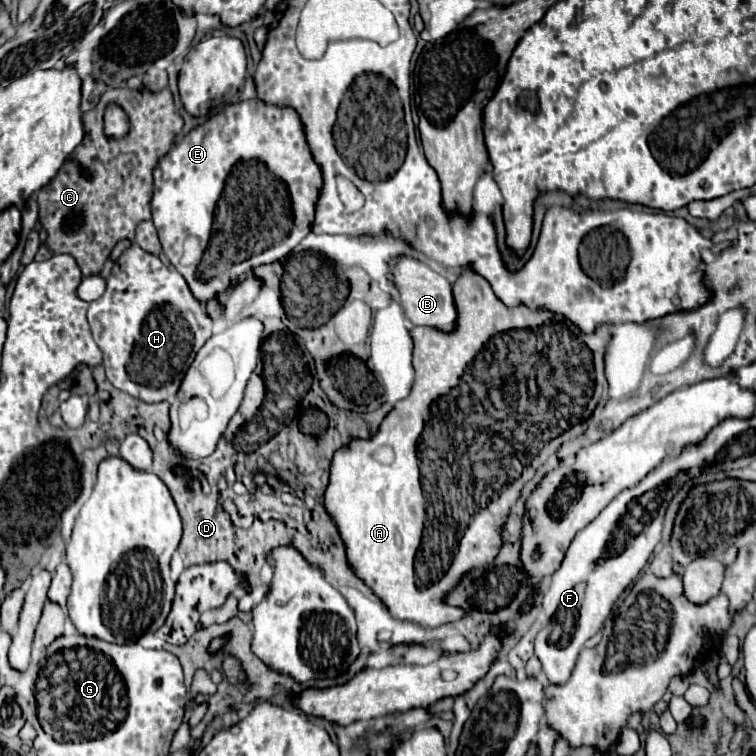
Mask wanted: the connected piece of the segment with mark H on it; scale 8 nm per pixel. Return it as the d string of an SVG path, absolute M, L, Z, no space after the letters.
M138 244L124 250L114 262L106 292L90 302L88 322L104 354L106 378L118 390L144 402L172 398L196 352L212 336L212 320L192 296L186 280Z

